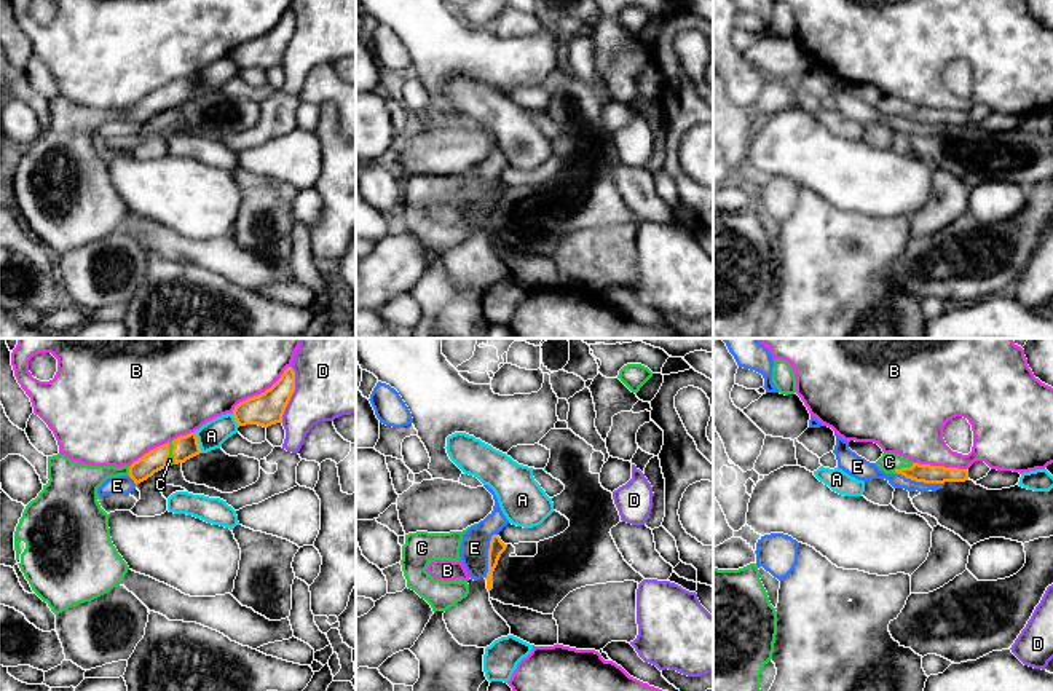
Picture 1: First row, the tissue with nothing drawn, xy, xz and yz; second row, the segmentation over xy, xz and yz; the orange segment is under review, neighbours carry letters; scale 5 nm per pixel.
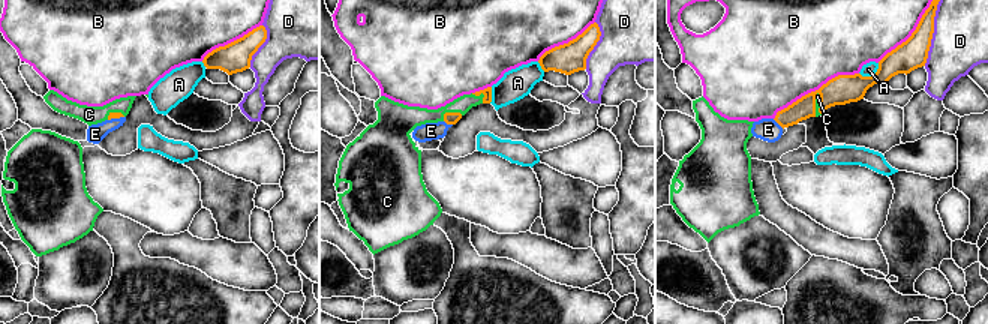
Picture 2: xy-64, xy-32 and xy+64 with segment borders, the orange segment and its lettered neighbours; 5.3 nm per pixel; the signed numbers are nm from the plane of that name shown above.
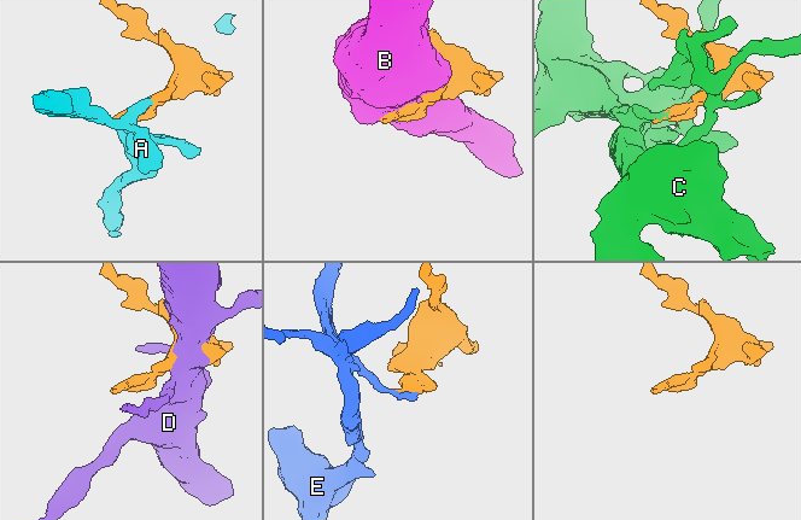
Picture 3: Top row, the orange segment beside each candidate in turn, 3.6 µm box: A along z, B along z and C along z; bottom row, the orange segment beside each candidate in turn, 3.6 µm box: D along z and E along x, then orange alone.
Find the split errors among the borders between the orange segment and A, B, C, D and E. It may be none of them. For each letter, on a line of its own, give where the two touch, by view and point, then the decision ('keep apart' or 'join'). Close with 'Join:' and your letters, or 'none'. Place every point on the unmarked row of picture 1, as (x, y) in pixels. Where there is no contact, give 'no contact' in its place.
A: contact xy (197, 85); keep apart
B: contact xy (262, 35); keep apart
C: contact yz (903, 110); join
D: contact xy (292, 35); keep apart
E: contact xz (489, 198); keep apart
Join: C

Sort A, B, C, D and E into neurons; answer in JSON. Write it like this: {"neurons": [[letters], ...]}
{"neurons": [["A"], ["B"], ["C"], ["D"], ["E"]]}

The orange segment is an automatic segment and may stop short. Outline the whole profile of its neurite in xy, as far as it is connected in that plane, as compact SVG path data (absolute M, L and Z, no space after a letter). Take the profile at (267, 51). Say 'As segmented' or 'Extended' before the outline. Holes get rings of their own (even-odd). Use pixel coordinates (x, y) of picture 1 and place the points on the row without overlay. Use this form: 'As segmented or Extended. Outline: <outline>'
As segmented. Outline: M287 10L281 21L265 35L239 45L233 59L238 69L258 67L268 70L282 65L284 53L295 34L295 14Z

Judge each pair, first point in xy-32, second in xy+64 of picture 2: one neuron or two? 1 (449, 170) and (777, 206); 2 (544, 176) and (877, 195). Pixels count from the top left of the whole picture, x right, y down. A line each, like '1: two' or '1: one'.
1: two
2: two

